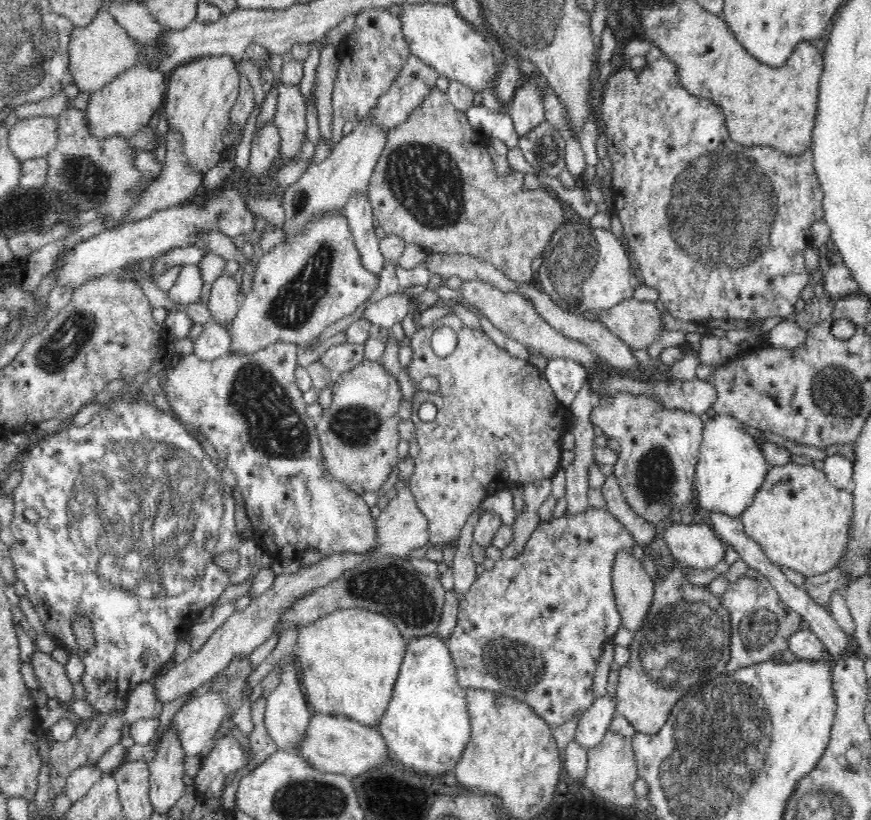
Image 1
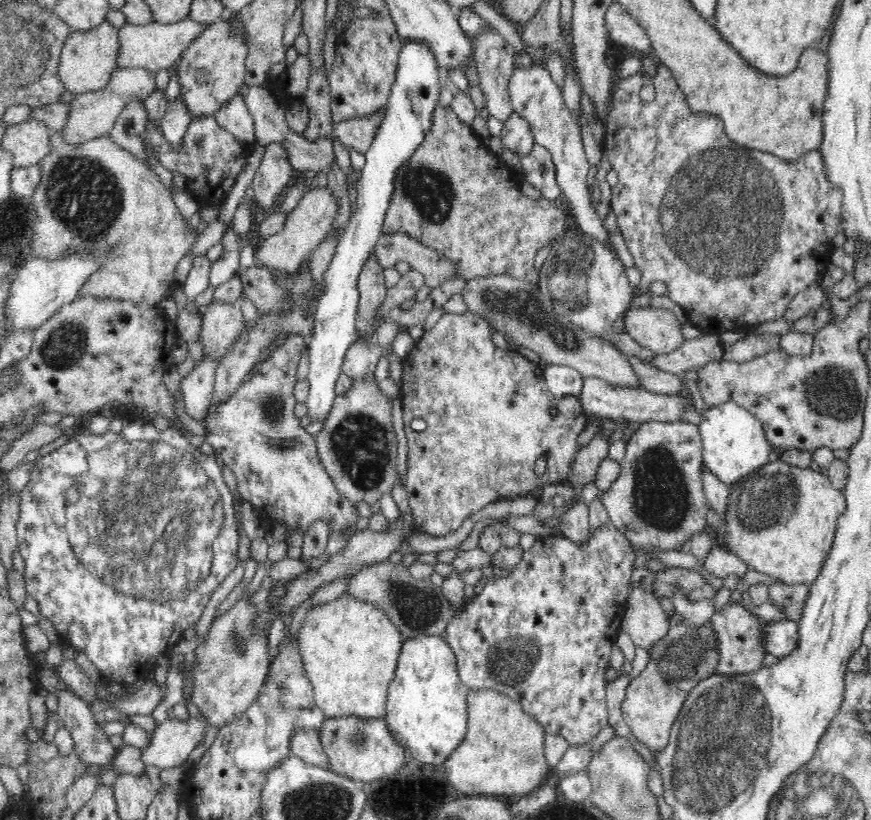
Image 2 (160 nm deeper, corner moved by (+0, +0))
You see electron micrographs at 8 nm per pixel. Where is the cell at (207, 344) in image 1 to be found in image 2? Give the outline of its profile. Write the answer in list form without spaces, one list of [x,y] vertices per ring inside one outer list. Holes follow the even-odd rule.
[[[205,356],[191,370],[187,377],[180,380],[184,410],[190,418],[202,421],[209,402],[213,400],[215,372],[219,365],[215,356]]]

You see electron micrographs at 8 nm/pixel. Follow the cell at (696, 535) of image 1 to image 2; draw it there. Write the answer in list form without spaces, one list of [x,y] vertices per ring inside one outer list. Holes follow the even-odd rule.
[[[714,540],[711,551],[704,560],[704,568],[718,578],[726,578],[726,576],[736,576],[742,578],[748,572],[748,566],[744,561],[740,560],[738,555],[724,548],[721,540]]]

